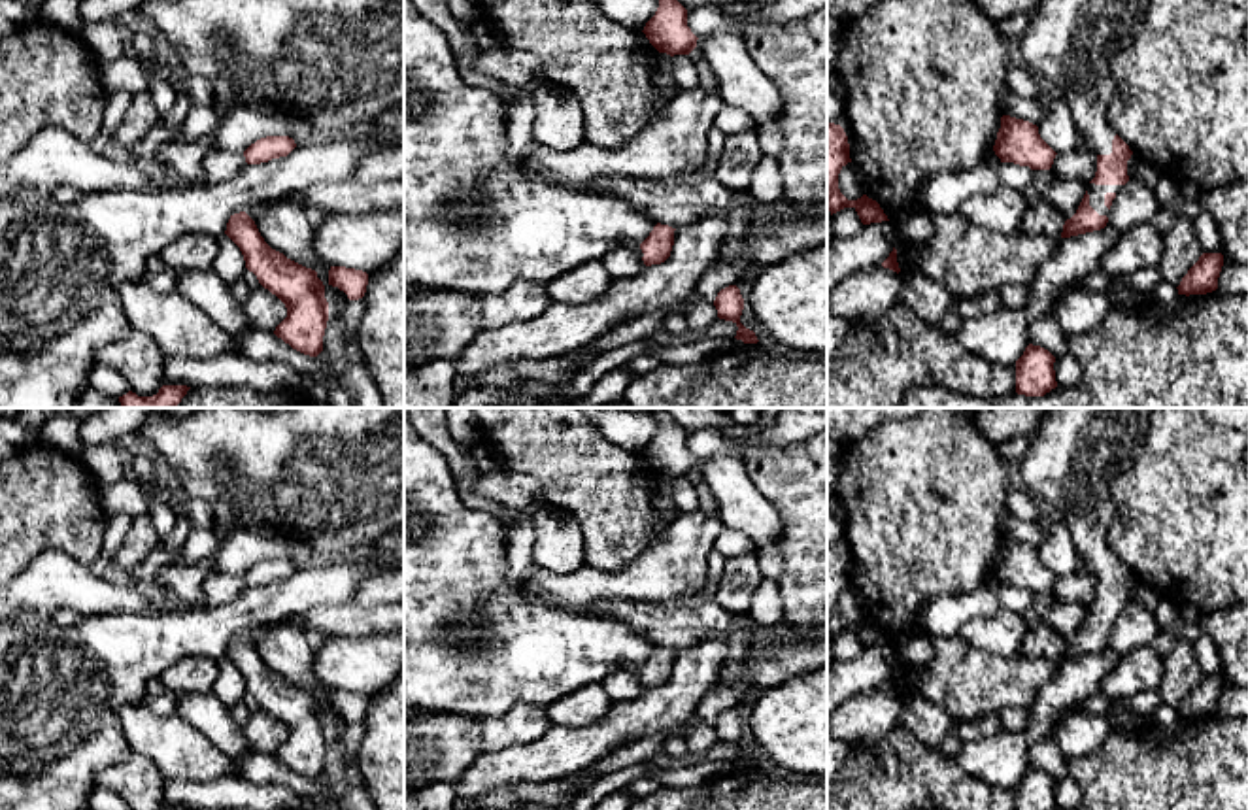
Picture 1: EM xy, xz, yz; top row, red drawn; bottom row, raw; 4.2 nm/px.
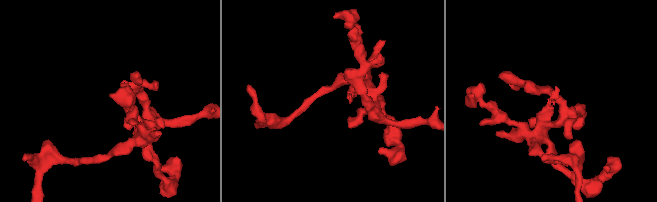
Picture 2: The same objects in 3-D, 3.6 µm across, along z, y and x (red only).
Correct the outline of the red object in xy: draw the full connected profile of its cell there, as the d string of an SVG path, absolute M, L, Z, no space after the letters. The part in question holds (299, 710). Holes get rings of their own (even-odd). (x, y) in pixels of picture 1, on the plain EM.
M245 634L230 638L225 657L240 670L245 691L287 731L274 757L293 772L317 780L329 744L325 708L317 695L272 672Z

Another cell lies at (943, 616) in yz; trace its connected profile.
M991 574L980 587L935 597L923 610L923 629L933 636L953 636L969 619L987 617L999 608L1001 582Z

